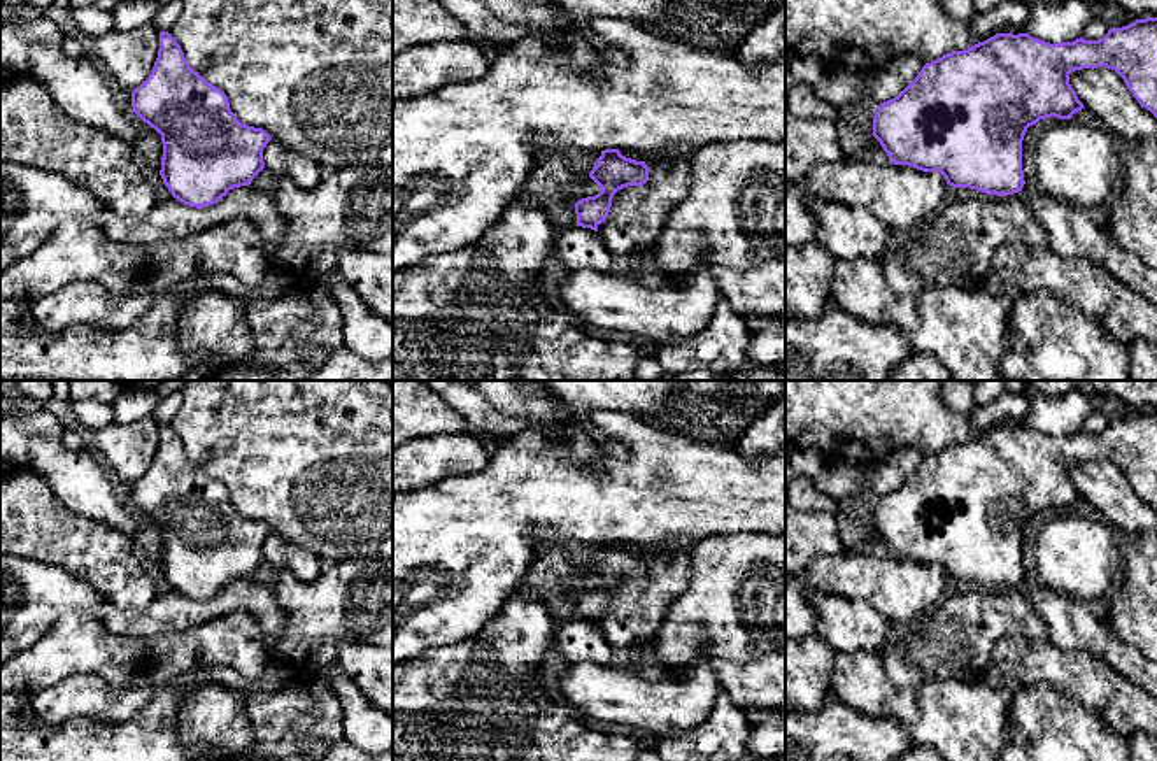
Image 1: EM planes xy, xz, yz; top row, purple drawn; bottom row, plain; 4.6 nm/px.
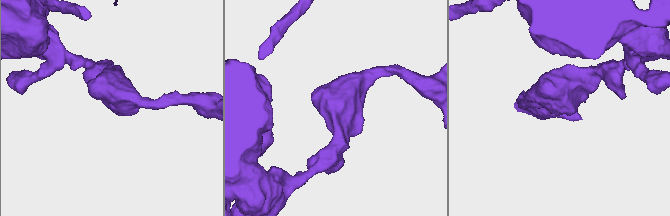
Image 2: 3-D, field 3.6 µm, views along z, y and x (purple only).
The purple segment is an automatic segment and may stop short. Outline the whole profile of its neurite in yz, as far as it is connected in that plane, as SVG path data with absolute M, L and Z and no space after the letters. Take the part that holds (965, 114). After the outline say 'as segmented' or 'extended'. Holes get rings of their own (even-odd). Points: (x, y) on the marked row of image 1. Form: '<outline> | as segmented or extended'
M1157 18L1136 19L1122 28L1110 28L1099 40L1076 39L1050 44L1029 33L996 33L964 51L952 51L926 63L919 75L892 100L877 107L873 137L894 165L922 172L940 172L952 188L969 188L985 195L1006 196L1022 191L1022 140L1040 119L1071 116L1083 107L1069 84L1069 74L1082 68L1106 67L1115 70L1141 107L1157 117Z | as segmented

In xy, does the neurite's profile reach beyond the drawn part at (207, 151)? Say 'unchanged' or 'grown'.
unchanged

